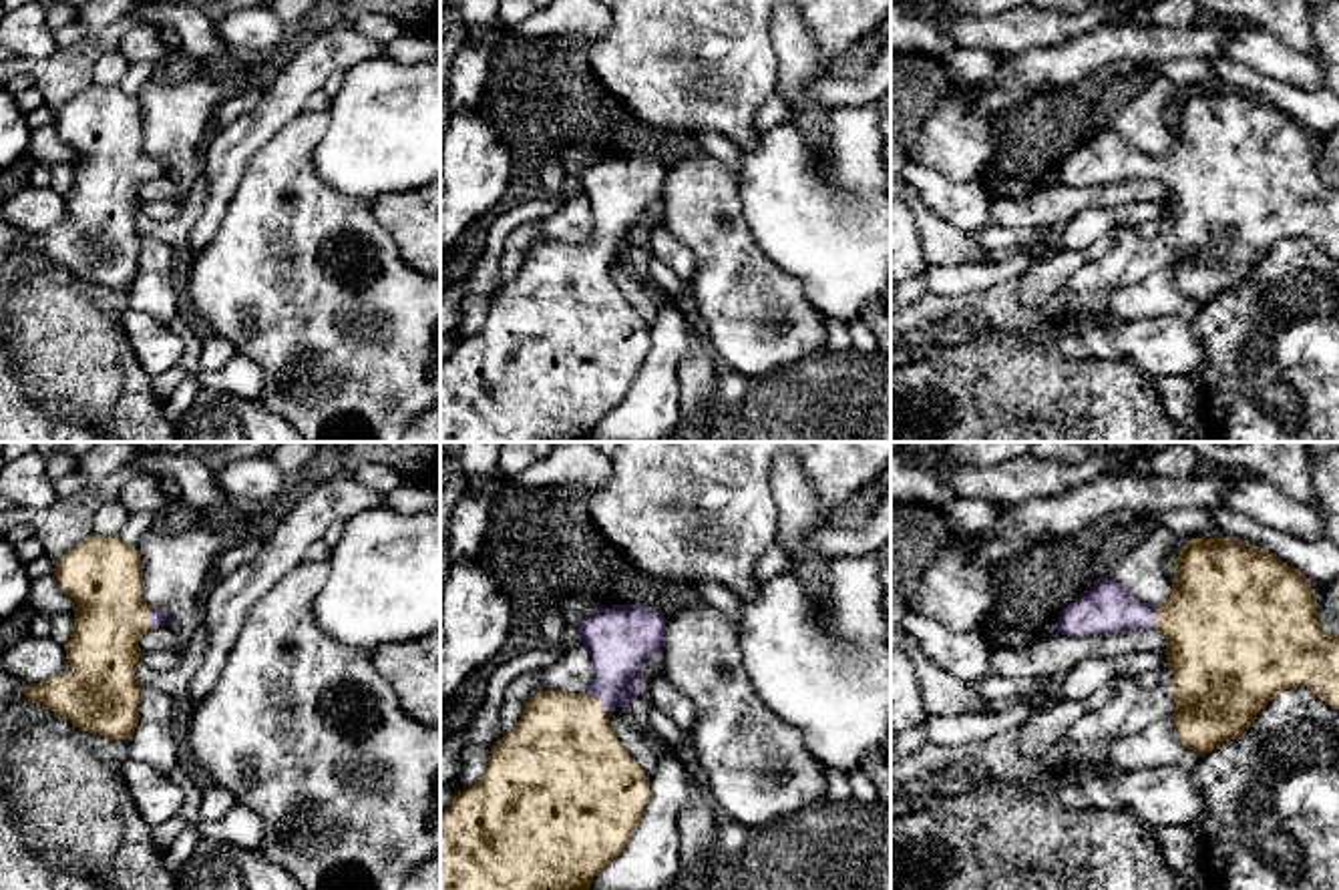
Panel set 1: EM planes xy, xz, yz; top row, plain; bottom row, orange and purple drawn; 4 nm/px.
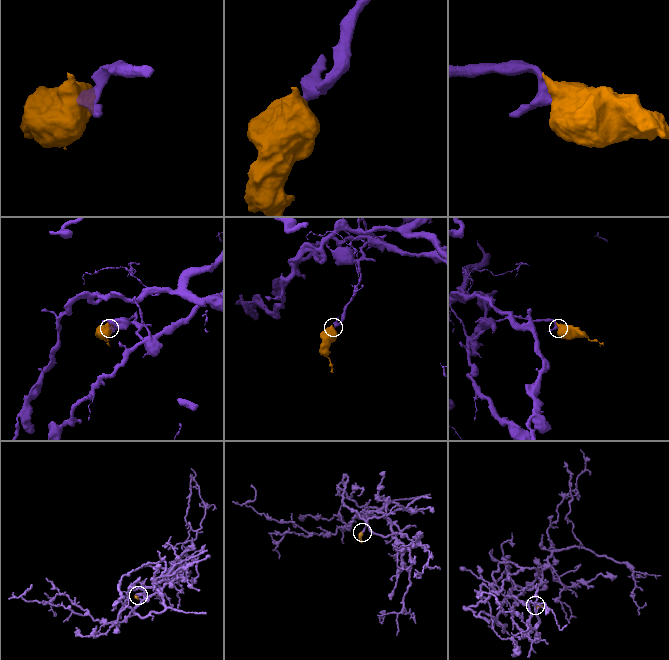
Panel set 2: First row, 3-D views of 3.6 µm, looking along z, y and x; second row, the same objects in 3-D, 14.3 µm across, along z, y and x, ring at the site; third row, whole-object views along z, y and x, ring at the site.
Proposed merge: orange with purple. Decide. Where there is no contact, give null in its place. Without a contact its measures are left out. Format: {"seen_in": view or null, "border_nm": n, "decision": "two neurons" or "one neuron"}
{"seen_in": "xz", "border_nm": 120, "decision": "one neuron"}

